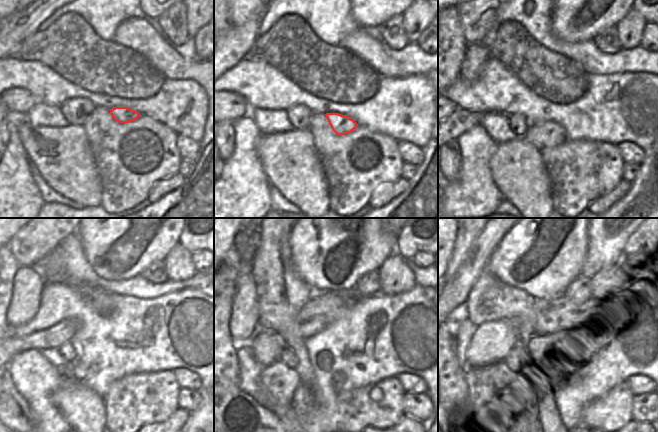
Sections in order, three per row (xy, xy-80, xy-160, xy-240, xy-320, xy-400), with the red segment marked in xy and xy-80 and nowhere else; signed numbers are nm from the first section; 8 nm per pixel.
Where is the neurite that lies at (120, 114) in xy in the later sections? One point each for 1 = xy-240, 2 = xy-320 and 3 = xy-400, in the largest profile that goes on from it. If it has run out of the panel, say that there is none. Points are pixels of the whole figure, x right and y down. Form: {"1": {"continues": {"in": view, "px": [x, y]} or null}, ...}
{"1": {"continues": {"in": "xy-240", "px": [78, 371]}}, "2": {"continues": {"in": "xy-320", "px": [302, 404]}}, "3": {"continues": {"in": "xy-400", "px": [535, 418]}}}

